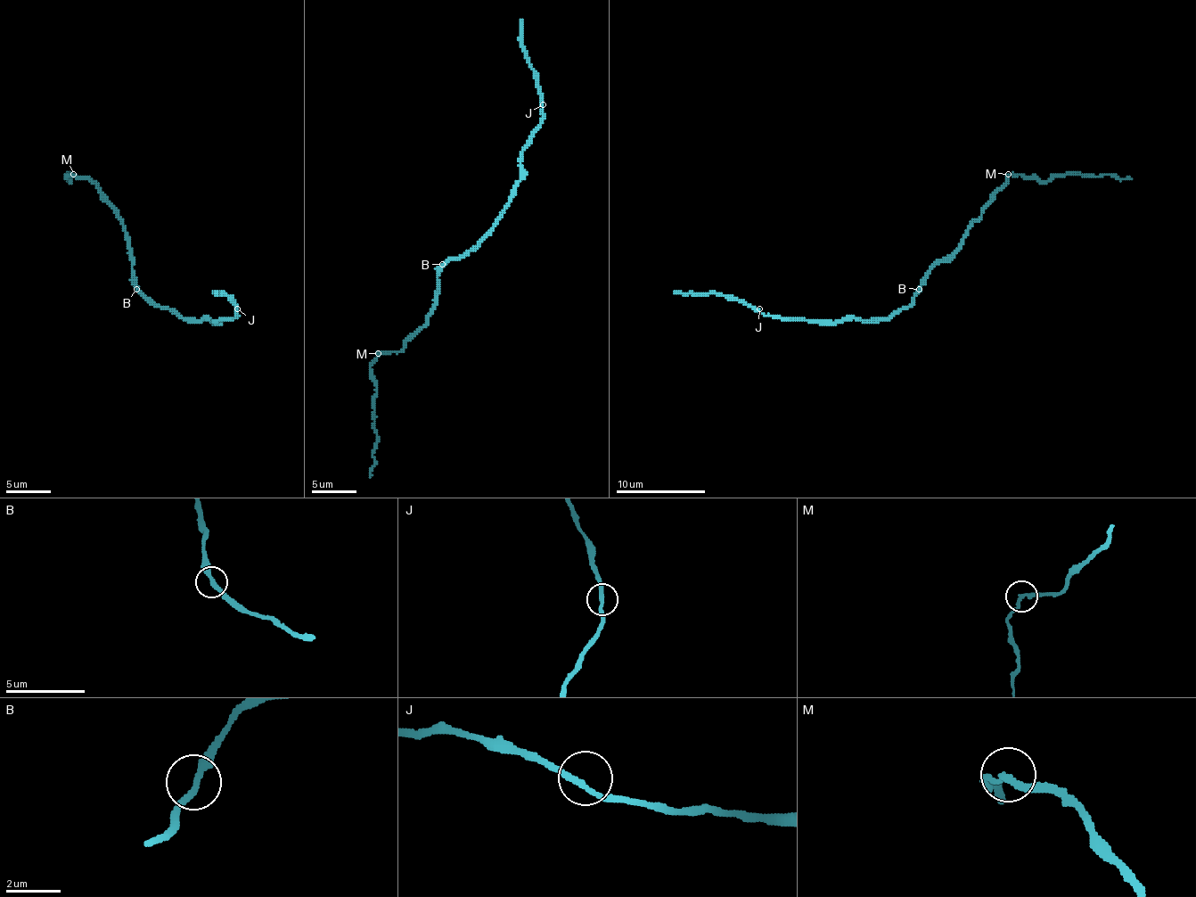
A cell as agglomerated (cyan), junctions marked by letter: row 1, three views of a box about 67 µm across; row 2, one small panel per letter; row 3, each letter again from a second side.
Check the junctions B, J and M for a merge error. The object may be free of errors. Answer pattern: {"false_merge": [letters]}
{"false_merge": ["M"]}

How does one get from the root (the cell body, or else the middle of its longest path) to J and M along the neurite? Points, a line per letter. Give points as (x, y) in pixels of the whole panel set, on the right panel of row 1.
J: (921, 289), (907, 307), (887, 317), (808, 323), (764, 316), (759, 308)
M: (921, 289), (925, 275), (959, 246), (965, 230), (981, 215), (981, 208), (1006, 184), (1008, 174)

